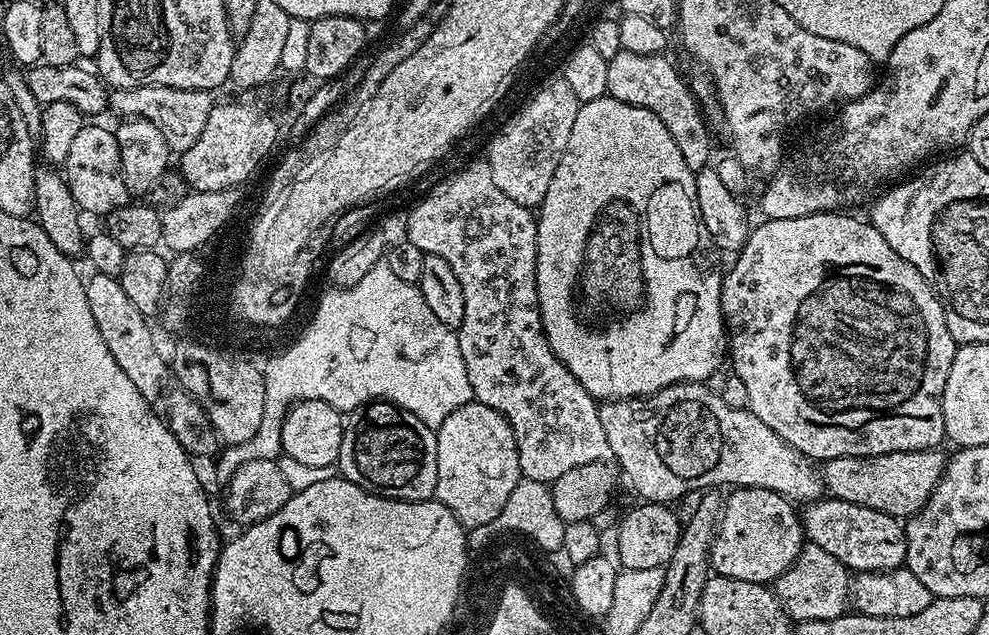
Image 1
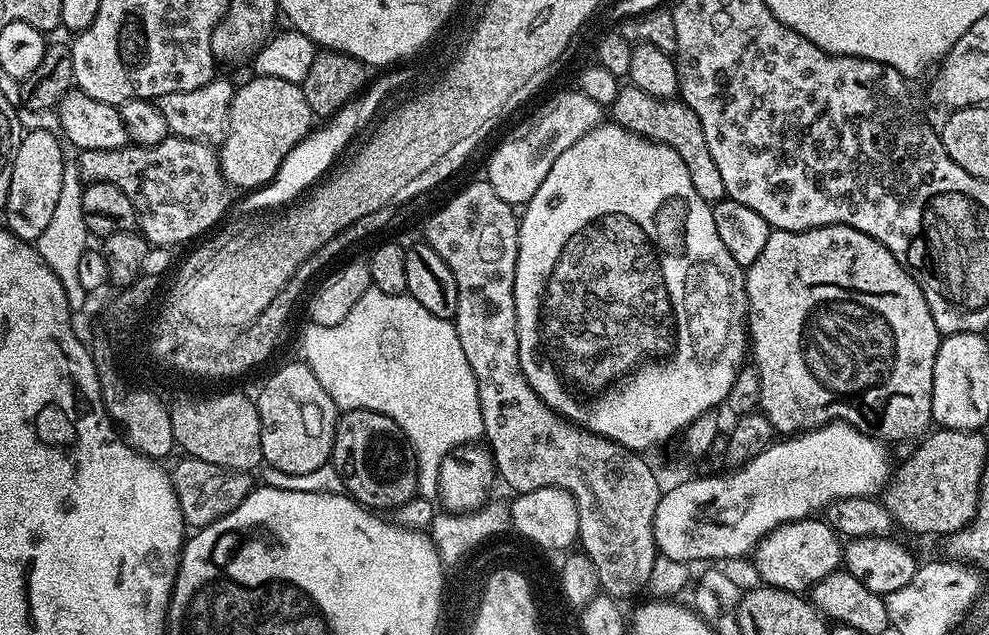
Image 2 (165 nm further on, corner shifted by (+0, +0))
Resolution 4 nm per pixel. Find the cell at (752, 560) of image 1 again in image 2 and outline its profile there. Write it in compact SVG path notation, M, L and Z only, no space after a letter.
M827 519L791 520L763 536L754 549L755 556L756 572L767 587L804 594L841 567L842 540Z

